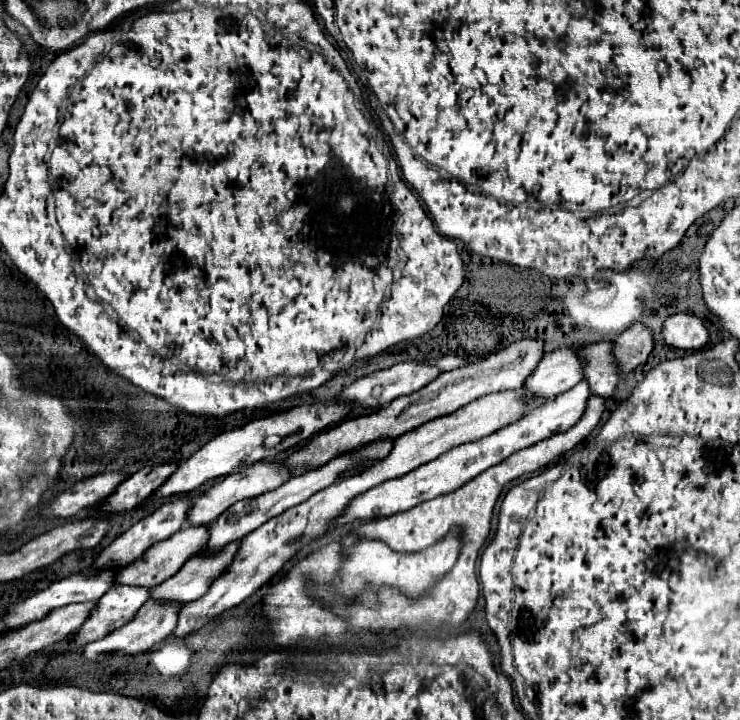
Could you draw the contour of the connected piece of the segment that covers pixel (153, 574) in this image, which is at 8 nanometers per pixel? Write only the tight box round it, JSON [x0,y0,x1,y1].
[116,526,208,588]

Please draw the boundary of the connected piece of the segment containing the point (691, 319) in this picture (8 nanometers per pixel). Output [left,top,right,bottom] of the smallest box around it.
[664,314,710,350]

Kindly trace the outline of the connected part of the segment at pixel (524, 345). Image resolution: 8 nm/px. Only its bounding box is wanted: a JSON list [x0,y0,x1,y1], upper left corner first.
[284,338,544,476]

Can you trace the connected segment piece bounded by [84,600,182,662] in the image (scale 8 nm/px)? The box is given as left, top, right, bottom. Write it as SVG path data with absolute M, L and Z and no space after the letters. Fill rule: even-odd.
M148 600L136 614L136 618L132 622L128 622L126 626L122 626L120 630L114 630L112 634L108 634L106 638L102 640L96 640L96 642L90 642L88 646L84 646L84 656L86 660L96 660L96 654L100 652L126 652L126 654L136 654L136 652L146 652L150 650L154 644L162 642L168 634L174 632L176 628L176 622L178 622L178 612L180 612L182 604L178 602L154 602L154 600Z

